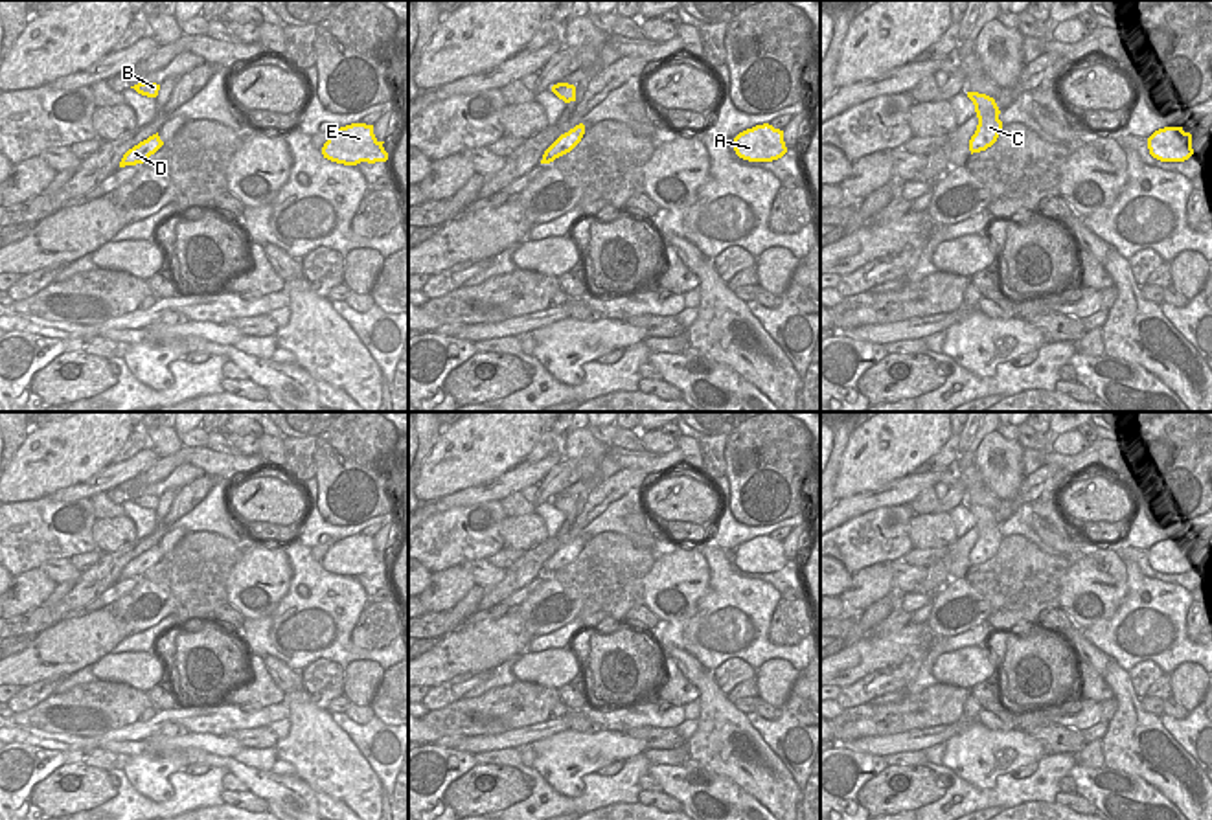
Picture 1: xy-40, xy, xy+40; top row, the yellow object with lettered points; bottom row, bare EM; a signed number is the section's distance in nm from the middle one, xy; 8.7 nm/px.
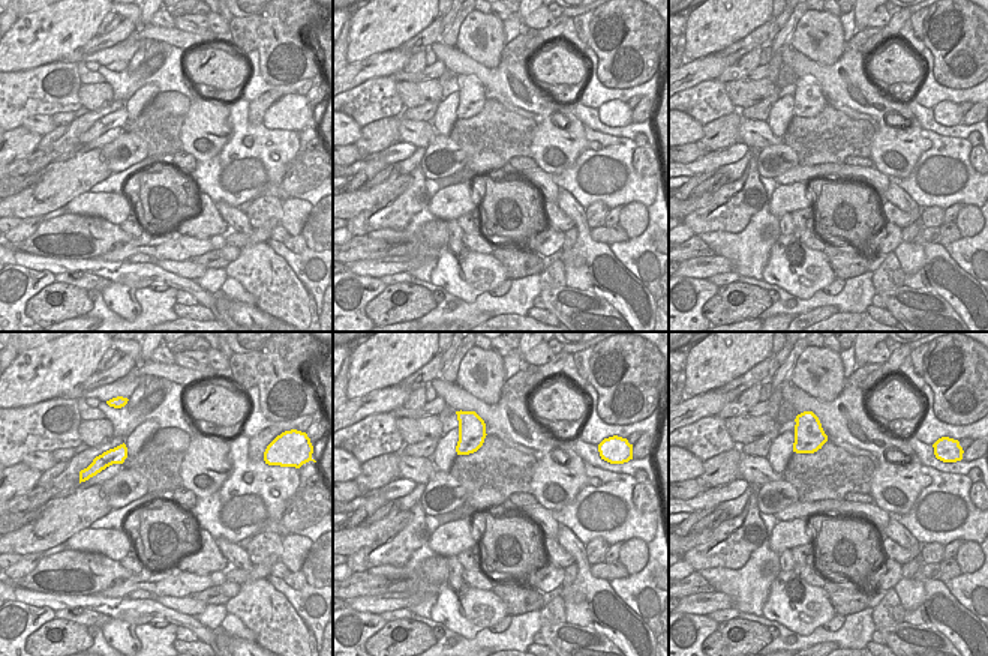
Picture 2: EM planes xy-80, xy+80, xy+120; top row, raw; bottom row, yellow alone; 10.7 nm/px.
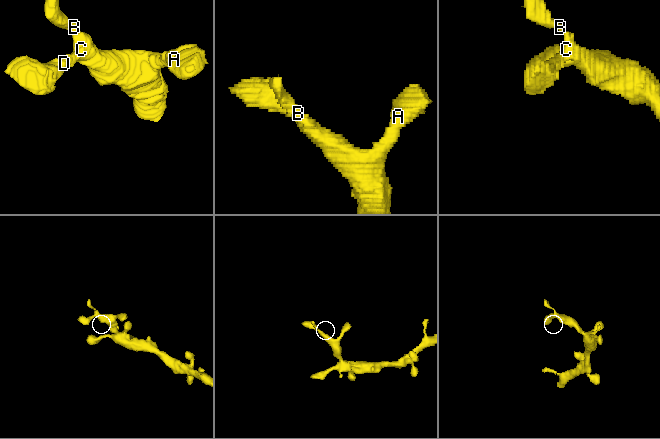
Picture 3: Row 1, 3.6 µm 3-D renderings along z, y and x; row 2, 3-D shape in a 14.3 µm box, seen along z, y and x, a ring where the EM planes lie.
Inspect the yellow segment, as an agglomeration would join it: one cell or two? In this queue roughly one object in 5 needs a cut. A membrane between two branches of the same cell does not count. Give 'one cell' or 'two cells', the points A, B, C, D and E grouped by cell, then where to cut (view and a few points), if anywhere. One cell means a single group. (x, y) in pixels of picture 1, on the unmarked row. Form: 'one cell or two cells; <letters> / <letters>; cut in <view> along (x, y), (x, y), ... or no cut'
one cell; A B C D E; no cut

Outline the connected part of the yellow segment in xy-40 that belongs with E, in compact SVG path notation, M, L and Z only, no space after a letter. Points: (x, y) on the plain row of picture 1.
M351 535L337 541L322 559L324 570L344 575L357 577L360 574L375 575L386 574L388 564L373 546L373 537Z

